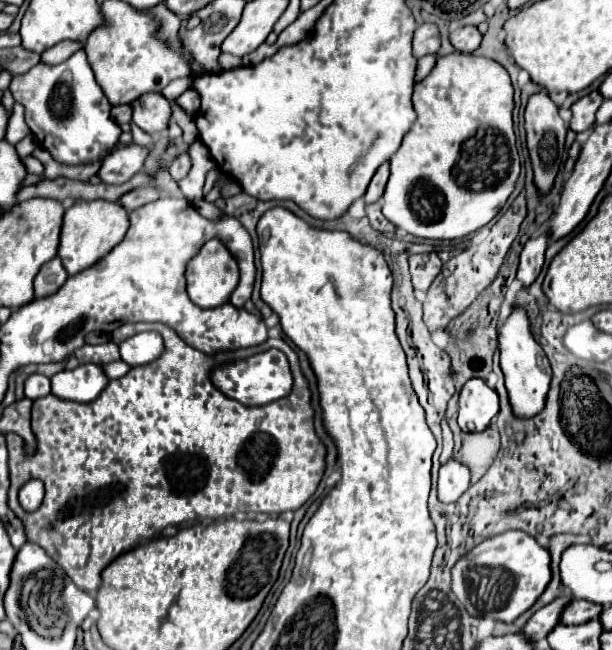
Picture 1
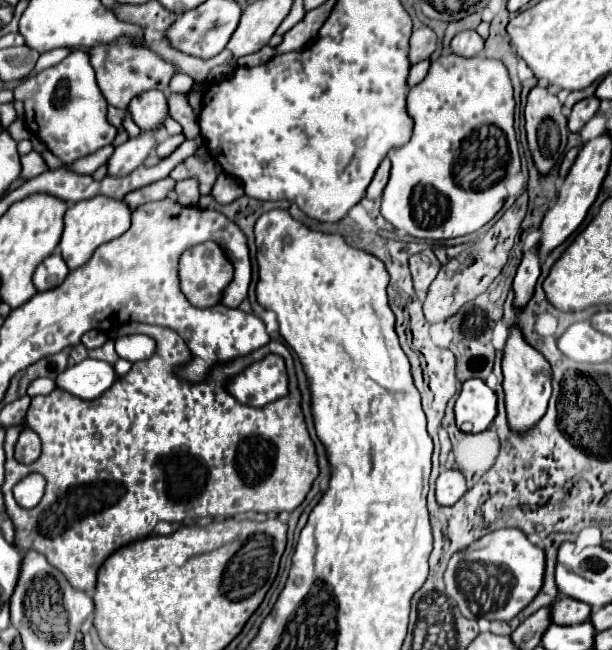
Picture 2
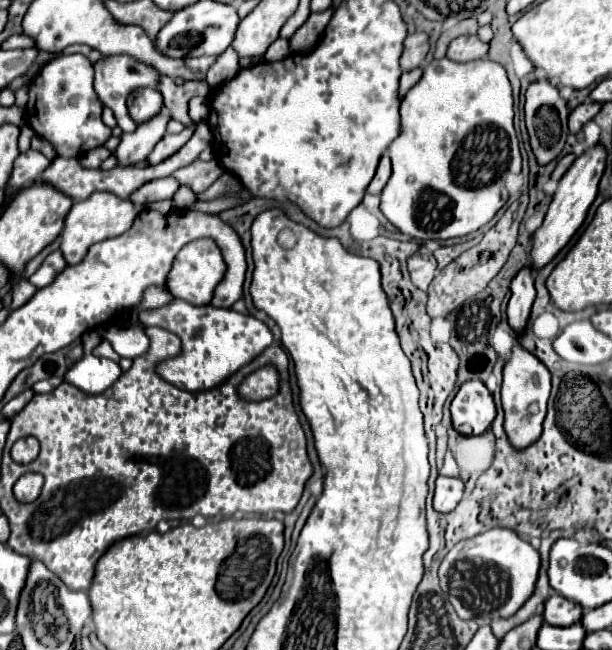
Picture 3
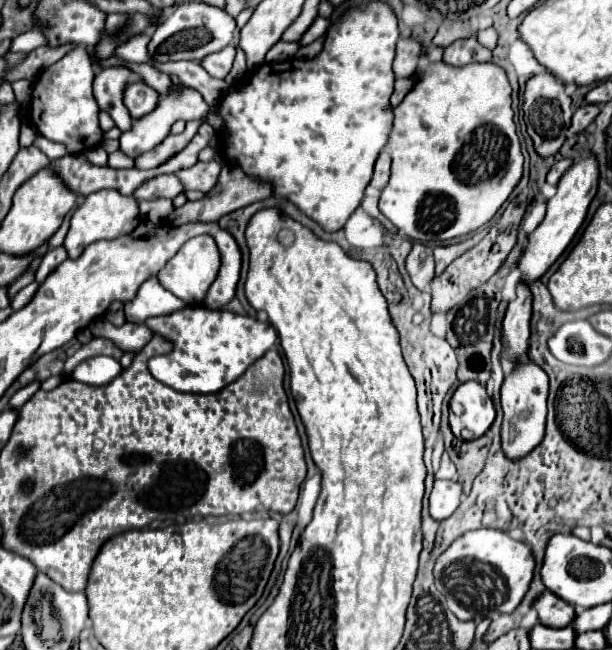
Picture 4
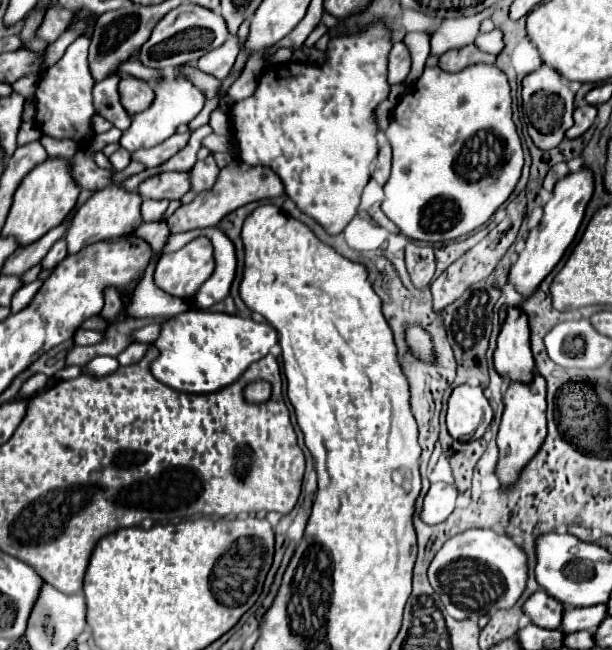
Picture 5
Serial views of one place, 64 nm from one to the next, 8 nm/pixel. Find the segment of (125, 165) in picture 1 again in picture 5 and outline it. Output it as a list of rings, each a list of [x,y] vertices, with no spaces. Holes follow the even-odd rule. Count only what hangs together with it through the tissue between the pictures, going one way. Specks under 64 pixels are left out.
[[[182,74],[164,76],[154,86],[154,92],[156,92],[156,98],[154,98],[152,106],[140,114],[134,114],[130,128],[120,138],[120,146],[126,148],[130,154],[140,150],[140,148],[158,146],[160,142],[164,142],[166,138],[170,138],[176,132],[176,126],[188,124],[204,108],[204,94],[200,94],[200,90],[196,90],[196,86],[192,86]]]

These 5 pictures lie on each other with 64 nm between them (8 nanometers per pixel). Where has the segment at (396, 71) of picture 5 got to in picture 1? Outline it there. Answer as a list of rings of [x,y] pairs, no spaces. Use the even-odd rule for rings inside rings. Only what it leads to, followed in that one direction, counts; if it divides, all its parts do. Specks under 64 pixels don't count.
[[[422,24],[420,30],[418,30],[416,36],[414,36],[414,52],[416,52],[416,58],[426,56],[432,46],[440,46],[438,26],[434,26],[434,24]],[[418,40],[420,40],[420,42],[418,42]],[[420,46],[424,46],[424,50],[420,50]]]

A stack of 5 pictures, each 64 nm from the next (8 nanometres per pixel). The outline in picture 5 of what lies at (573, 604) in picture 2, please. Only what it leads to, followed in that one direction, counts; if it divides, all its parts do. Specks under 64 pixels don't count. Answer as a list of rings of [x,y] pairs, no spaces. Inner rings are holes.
[[[538,590],[534,592],[526,604],[524,604],[524,612],[532,618],[532,622],[540,628],[548,628],[548,630],[554,630],[554,628],[560,628],[562,626],[562,612],[564,612],[564,606],[552,598],[548,592],[544,590]]]

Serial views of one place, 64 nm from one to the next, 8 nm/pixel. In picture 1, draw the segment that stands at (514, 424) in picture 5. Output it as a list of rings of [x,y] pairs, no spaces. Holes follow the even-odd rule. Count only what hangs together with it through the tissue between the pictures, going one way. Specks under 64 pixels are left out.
[[[516,304],[510,306],[510,312],[498,330],[498,344],[500,344],[500,366],[506,376],[506,388],[508,388],[512,410],[516,416],[530,418],[544,408],[552,370],[542,346],[532,336],[528,312],[522,306]]]

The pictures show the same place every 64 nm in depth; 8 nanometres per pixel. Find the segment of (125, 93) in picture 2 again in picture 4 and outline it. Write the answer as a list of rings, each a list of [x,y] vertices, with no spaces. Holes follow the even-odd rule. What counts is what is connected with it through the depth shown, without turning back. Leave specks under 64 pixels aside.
[[[126,66],[100,68],[94,78],[94,98],[100,106],[100,110],[106,110],[122,132],[130,130],[133,125],[133,119],[122,102],[124,90],[128,88],[126,84],[132,78],[136,78],[136,82],[140,82],[136,72],[132,72]]]

